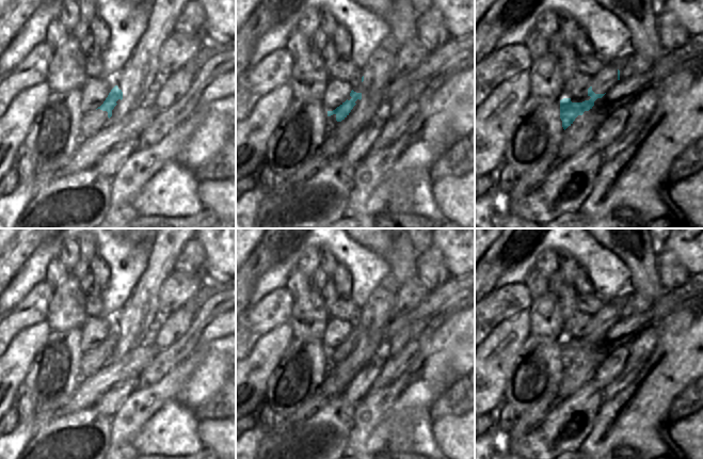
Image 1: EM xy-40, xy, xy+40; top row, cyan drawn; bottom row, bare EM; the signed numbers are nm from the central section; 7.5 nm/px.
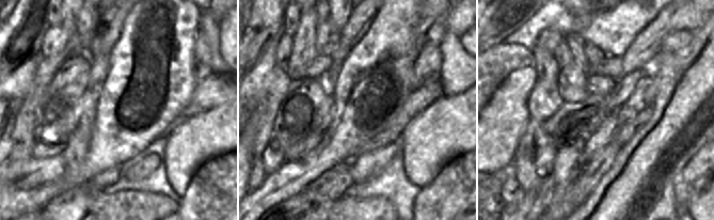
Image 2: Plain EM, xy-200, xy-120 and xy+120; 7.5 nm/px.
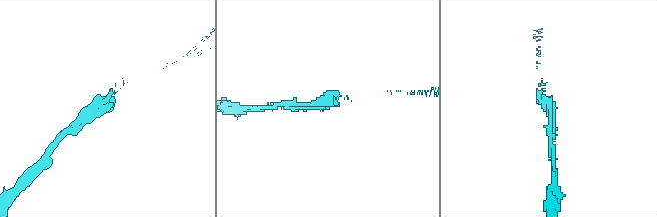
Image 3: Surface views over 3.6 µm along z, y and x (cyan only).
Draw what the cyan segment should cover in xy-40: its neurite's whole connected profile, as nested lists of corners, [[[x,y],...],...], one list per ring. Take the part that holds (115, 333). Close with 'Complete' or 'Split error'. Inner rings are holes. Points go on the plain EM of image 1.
[[[115,325],[109,332],[109,334],[106,337],[106,339],[103,341],[103,343],[100,346],[98,346],[97,348],[107,350],[108,357],[110,358],[112,355],[112,349],[117,344],[116,341],[118,338],[121,338],[121,339],[123,338],[123,331],[122,331],[122,329],[118,328],[117,325]]]. Complete

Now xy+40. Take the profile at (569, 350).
[[[608,301],[603,308],[592,318],[592,325],[588,328],[591,337],[582,342],[572,342],[571,337],[560,339],[560,358],[565,369],[573,363],[578,354],[589,350],[597,337],[602,337],[620,319],[620,310],[614,301]]]. Split error

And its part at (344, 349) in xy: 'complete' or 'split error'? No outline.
split error

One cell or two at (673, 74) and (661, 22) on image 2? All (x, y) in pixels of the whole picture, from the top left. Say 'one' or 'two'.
two

